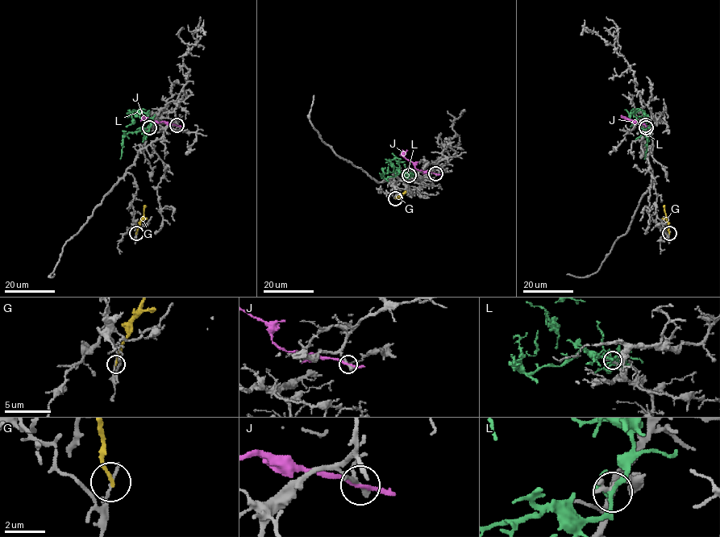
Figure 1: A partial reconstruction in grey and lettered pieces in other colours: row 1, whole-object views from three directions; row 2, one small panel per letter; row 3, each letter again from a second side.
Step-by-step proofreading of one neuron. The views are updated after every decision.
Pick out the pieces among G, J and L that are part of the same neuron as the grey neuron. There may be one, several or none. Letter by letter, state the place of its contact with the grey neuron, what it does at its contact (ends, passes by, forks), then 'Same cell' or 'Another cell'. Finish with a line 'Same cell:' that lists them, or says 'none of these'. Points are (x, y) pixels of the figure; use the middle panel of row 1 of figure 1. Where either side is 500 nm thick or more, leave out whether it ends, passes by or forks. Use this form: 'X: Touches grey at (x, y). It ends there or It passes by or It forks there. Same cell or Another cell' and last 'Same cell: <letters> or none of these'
G: Touches grey at (395, 198). It ends there. Another cell
J: Touches grey at (435, 173). It passes by. Another cell
L: Touches grey at (409, 175). It forks there. Another cell
Same cell: none of these

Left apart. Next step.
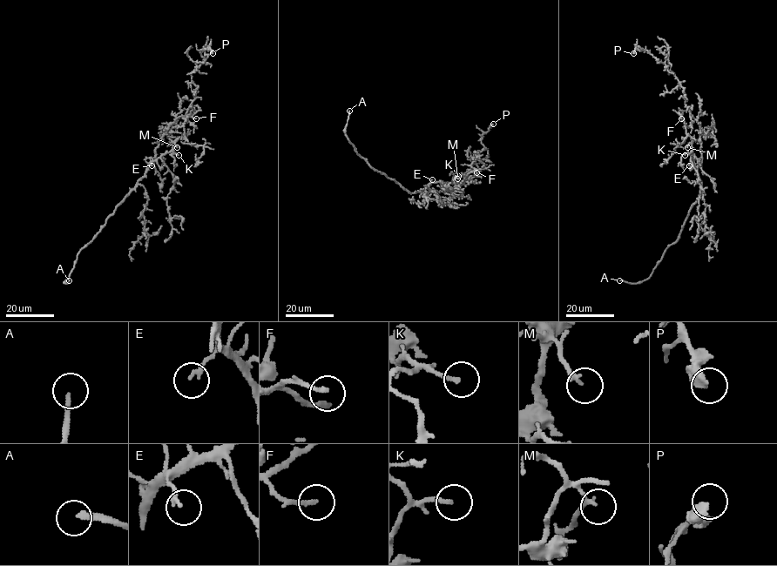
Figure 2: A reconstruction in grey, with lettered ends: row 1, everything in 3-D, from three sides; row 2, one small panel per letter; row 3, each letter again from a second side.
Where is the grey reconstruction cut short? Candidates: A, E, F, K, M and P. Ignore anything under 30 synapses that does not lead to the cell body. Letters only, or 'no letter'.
A, K, M

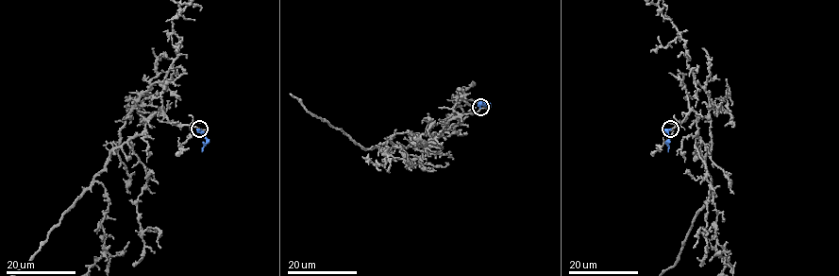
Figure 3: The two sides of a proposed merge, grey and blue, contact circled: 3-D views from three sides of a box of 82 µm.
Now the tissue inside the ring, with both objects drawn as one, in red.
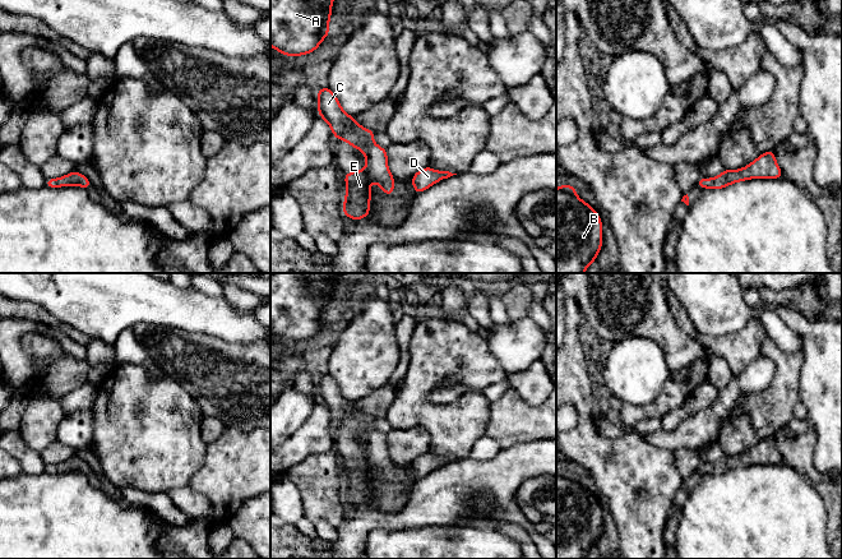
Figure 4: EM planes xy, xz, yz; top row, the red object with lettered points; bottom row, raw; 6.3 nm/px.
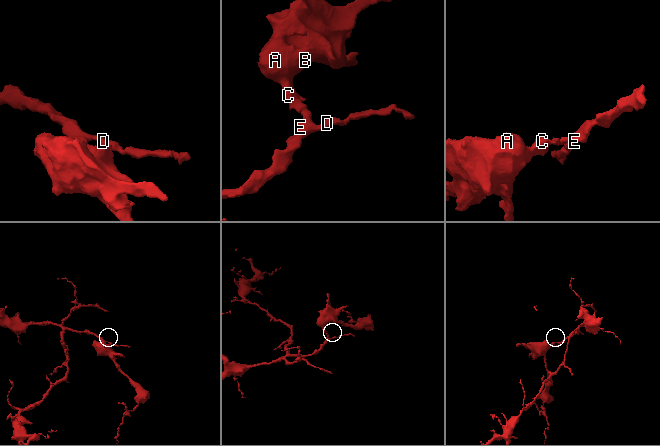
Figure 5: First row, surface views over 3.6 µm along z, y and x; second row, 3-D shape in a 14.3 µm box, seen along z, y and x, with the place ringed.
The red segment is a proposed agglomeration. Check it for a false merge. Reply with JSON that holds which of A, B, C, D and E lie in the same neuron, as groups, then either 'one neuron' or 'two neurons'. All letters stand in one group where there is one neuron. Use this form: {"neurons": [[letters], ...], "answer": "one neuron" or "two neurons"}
{"neurons": [["A", "B", "C", "D", "E"]], "answer": "one neuron"}

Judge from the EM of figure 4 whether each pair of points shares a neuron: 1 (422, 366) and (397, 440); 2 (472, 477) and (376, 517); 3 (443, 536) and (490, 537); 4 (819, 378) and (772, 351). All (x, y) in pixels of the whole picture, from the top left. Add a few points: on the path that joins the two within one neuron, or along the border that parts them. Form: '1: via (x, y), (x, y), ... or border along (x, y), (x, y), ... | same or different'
1: border along (393, 426), (422, 426), (430, 435) | different
2: via (448, 494), (431, 500), (412, 516), (401, 518) | same
3: via (454, 537), (479, 537) | same
4: border along (801, 350), (799, 397) | different

